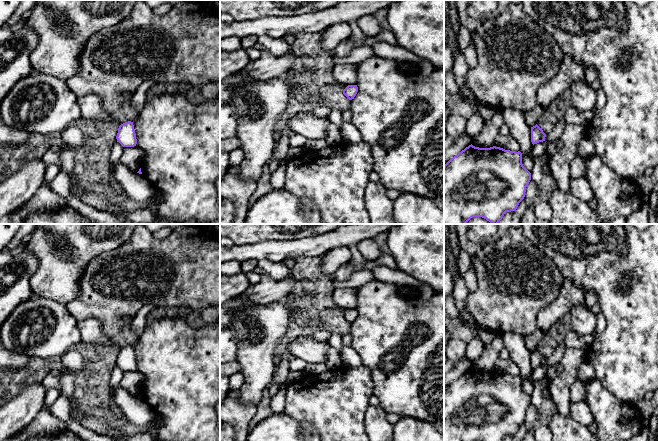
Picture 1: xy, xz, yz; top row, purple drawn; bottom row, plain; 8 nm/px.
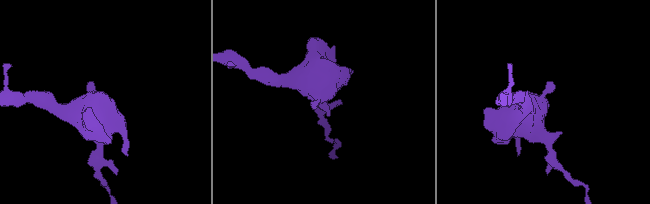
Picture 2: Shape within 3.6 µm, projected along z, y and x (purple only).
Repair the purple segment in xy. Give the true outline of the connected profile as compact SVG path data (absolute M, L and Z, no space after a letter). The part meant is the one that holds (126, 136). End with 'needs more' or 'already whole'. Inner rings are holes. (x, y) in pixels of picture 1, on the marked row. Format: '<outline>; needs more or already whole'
M128 121L121 124L116 136L117 142L123 147L134 147L137 144L133 122Z; already whole

